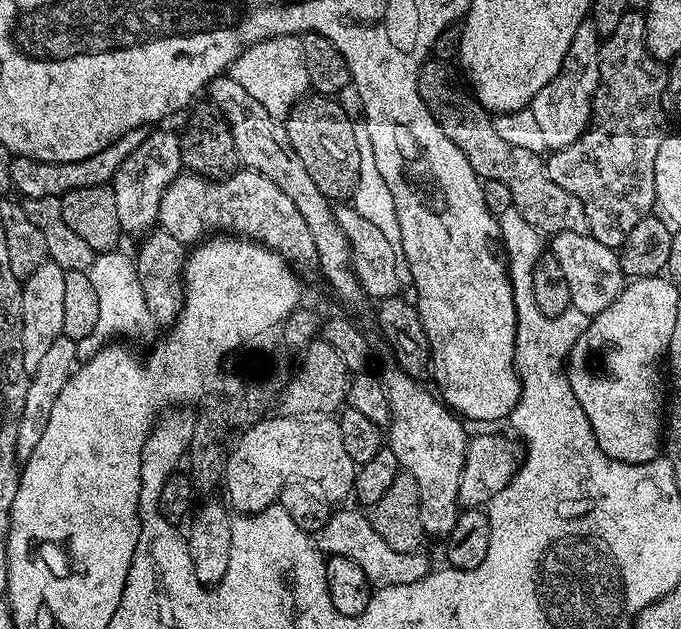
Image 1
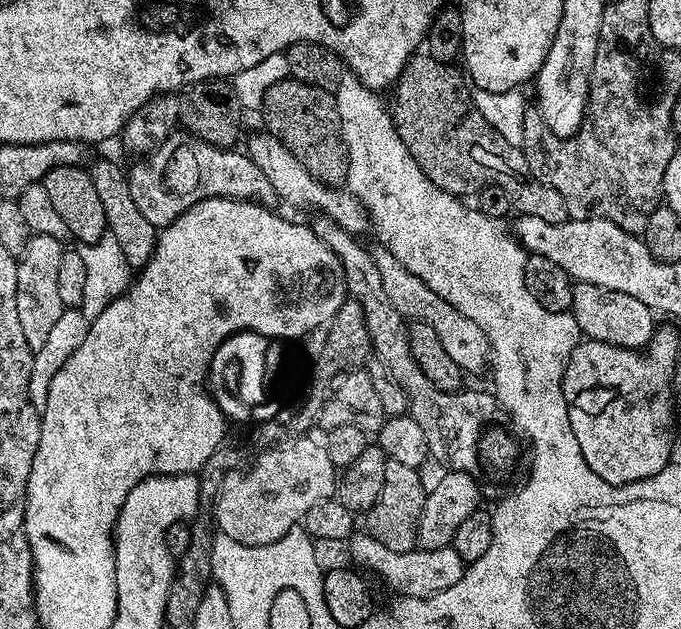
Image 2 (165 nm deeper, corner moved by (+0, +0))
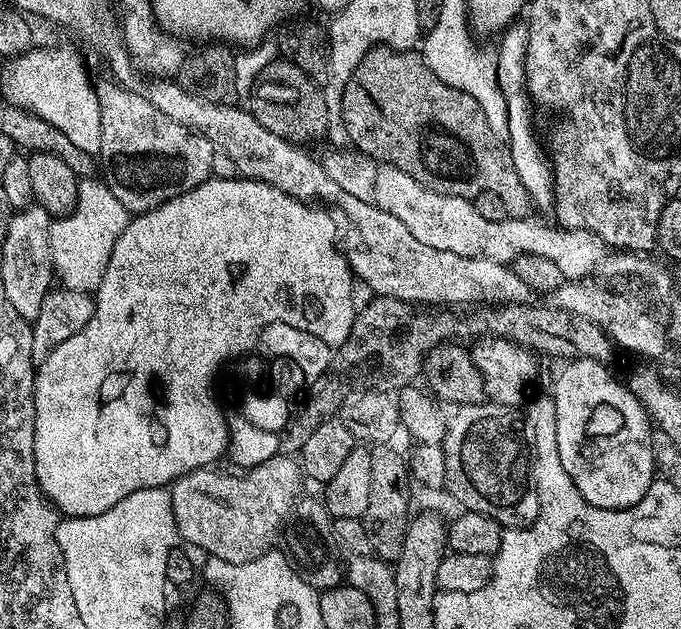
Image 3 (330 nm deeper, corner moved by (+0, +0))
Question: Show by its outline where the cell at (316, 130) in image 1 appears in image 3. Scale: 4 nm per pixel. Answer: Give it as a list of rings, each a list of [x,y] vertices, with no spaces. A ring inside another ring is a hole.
[[[283,58],[269,59],[266,70],[258,74],[256,85],[250,93],[252,101],[246,104],[254,119],[262,122],[270,134],[286,138],[292,144],[311,145],[311,140],[324,140],[328,134],[328,115],[323,91],[308,79],[298,66]]]

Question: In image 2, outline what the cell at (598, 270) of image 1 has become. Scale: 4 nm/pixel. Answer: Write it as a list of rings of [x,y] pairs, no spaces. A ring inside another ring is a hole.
[[[577,283],[572,290],[572,316],[578,322],[581,333],[589,340],[601,340],[607,344],[616,344],[620,348],[643,349],[652,338],[658,324],[654,322],[652,309],[646,306],[646,302],[638,302],[638,298],[632,298],[630,294],[622,294],[618,290],[606,290],[597,284]]]

